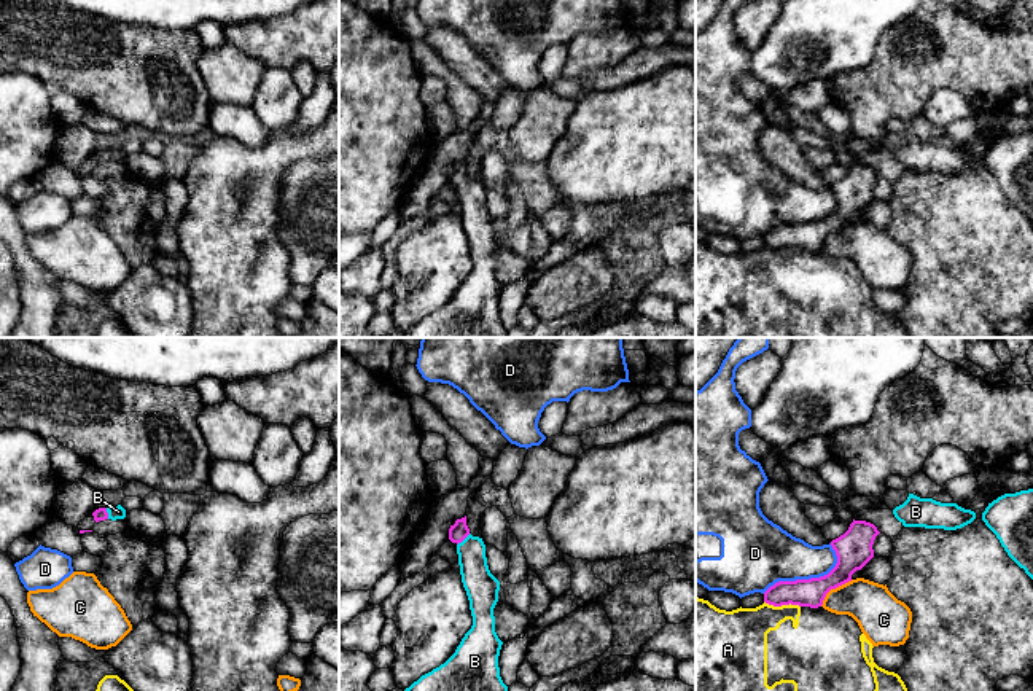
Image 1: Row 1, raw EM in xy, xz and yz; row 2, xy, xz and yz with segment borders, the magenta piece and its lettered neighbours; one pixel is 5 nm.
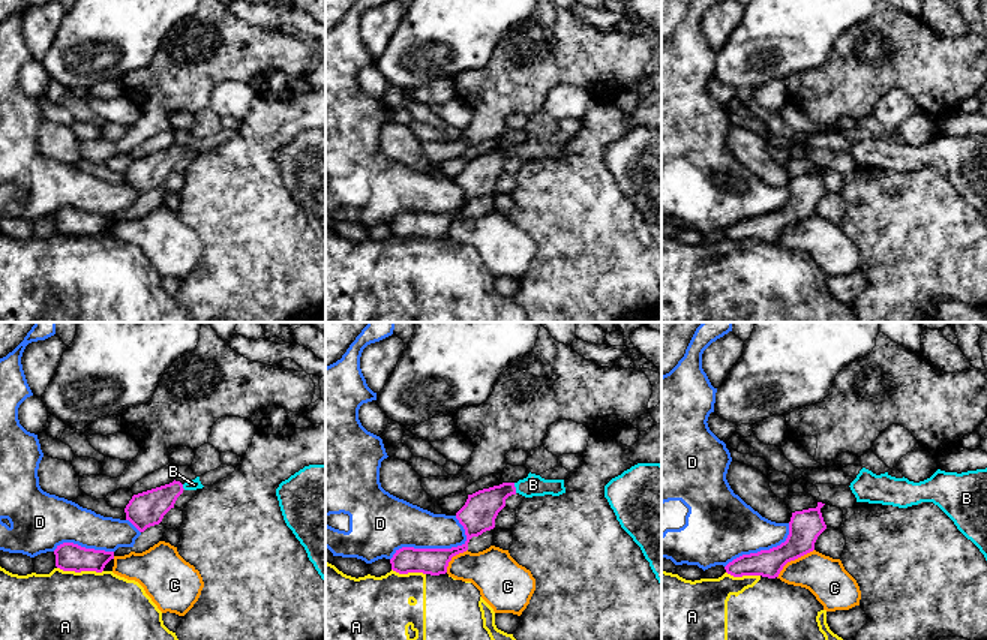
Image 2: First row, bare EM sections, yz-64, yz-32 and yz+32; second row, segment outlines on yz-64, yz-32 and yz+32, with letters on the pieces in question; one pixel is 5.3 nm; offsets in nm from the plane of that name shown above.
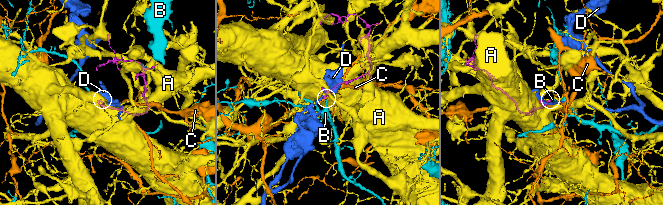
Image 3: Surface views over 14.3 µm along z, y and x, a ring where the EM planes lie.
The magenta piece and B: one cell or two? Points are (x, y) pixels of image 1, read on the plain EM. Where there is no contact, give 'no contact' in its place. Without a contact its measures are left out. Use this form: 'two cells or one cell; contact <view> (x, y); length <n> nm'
one cell; contact xz (463, 182); length 90 nm

